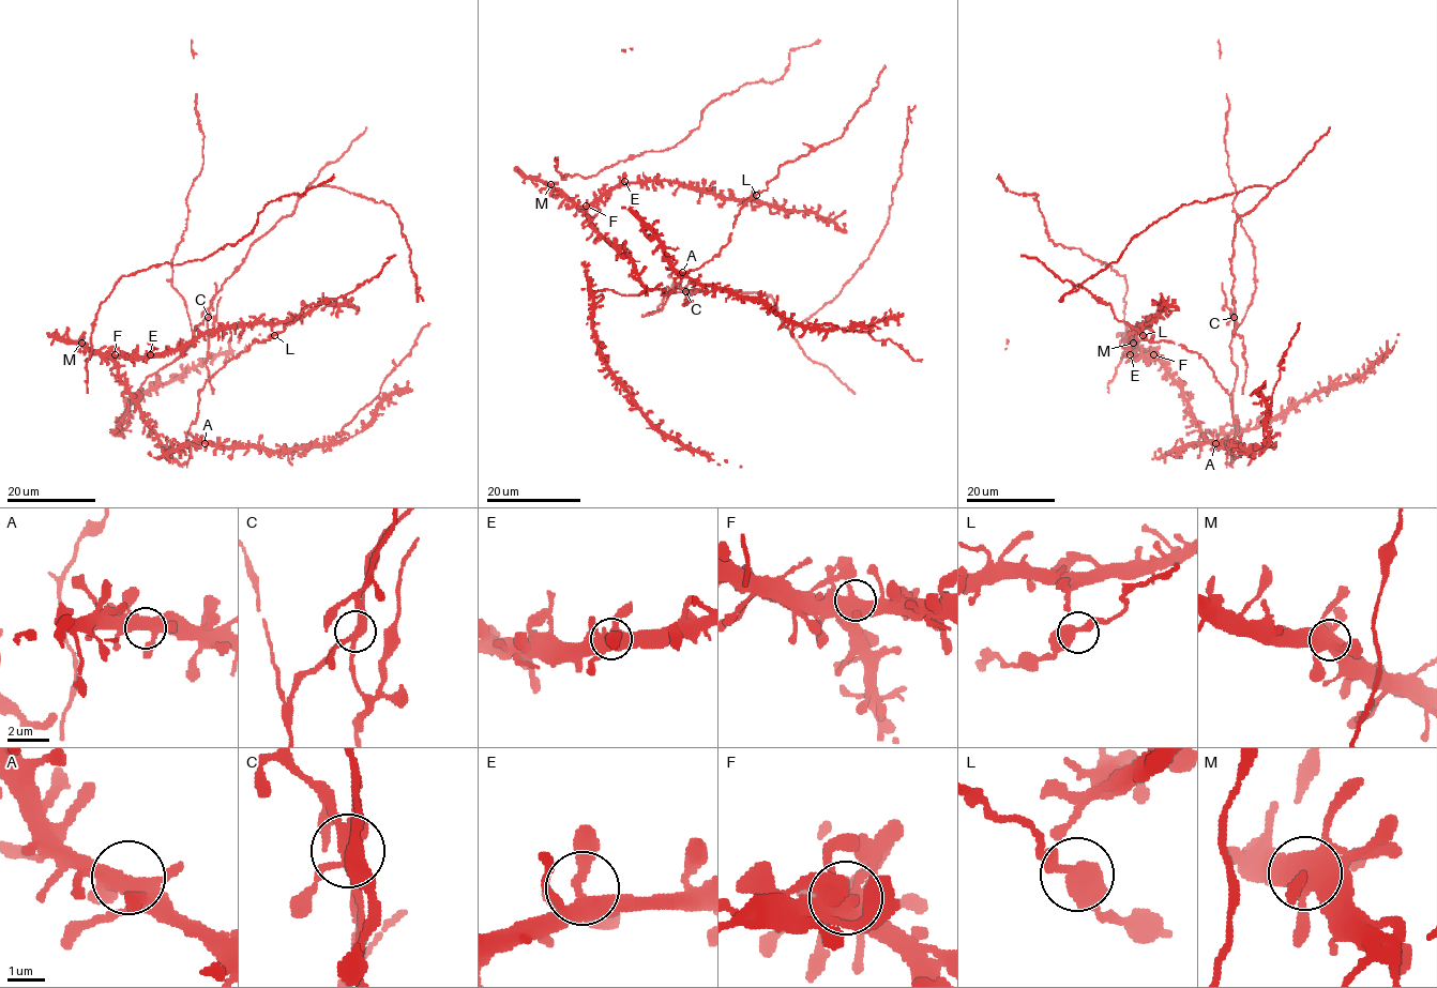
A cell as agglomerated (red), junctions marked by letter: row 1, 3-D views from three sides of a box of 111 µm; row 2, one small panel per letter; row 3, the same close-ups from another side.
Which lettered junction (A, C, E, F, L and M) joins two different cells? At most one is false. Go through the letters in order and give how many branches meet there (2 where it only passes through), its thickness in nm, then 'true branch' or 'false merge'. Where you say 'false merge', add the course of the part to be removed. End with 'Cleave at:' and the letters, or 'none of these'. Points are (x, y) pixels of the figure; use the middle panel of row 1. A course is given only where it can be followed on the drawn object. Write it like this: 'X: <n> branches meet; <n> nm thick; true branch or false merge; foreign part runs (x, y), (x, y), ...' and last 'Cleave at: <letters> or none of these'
A: 6 branches meet; 400 nm thick; true branch
C: 6 branches meet; 300 nm thick; false merge; foreign part runs (685, 291), (684, 306), (692, 302)
E: 6 branches meet; 440 nm thick; true branch
F: 5 branches meet; 500 nm thick; true branch
L: 3 branches meet; 360 nm thick; true branch
M: 7 branches meet; 480 nm thick; true branch
Cleave at: C

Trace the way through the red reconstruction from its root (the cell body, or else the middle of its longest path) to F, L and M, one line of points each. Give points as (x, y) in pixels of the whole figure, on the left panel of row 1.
F: (186, 442), (190, 457), (180, 464), (144, 419), (140, 405), (120, 378), (115, 354)
L: (186, 442), (180, 464), (116, 360), (245, 324), (269, 323), (274, 335)
M: (186, 442), (190, 457), (180, 464), (144, 419), (140, 405), (120, 378), (119, 367), (81, 343)

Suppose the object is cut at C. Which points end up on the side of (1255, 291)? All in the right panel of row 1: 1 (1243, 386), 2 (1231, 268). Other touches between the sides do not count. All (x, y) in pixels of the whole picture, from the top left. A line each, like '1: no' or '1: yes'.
1: no
2: yes

